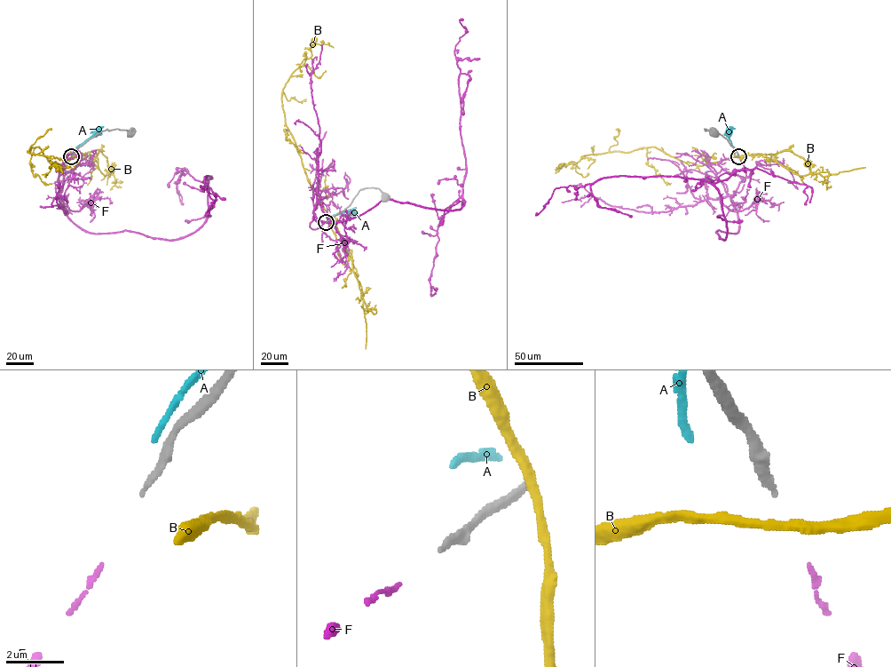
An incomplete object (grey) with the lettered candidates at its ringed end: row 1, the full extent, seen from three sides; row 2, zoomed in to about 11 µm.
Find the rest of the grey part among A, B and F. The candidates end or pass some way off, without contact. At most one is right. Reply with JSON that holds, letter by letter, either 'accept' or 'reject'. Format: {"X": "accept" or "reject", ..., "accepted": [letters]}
{"A": "reject", "B": "reject", "F": "accept", "accepted": ["F"]}

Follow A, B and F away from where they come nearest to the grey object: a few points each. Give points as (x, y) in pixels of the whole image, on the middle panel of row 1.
A: (326, 218), (350, 212)
B: (330, 221), (308, 180), (286, 124), (281, 96), (290, 75), (311, 56), (310, 47), (316, 43), (333, 47)
F: (324, 223), (310, 226), (313, 215), (339, 222), (389, 199), (462, 206), (454, 51), (467, 31), (463, 19)

